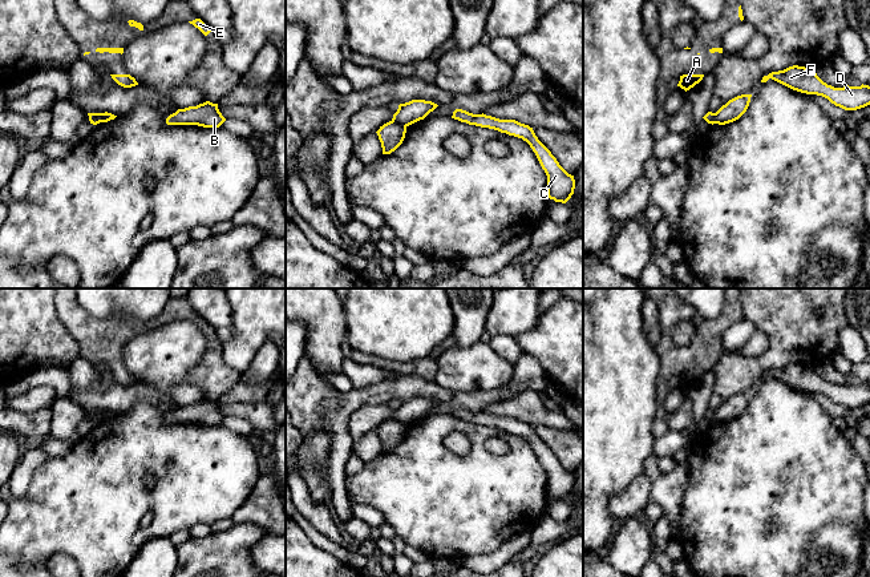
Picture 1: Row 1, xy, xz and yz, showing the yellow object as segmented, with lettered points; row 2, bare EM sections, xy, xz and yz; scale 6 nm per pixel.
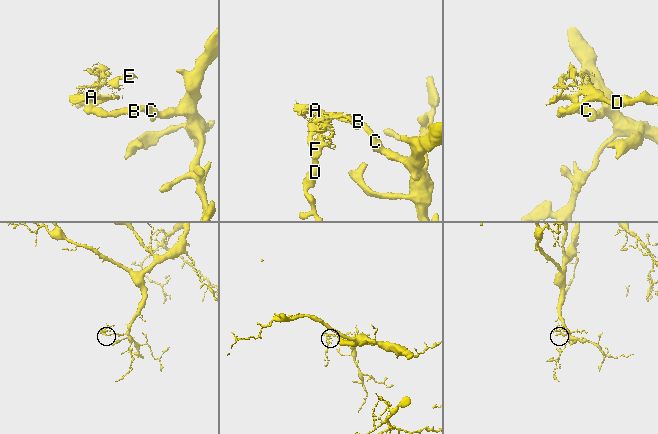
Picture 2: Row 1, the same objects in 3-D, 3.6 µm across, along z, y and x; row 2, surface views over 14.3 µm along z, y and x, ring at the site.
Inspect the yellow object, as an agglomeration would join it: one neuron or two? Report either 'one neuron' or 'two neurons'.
two neurons

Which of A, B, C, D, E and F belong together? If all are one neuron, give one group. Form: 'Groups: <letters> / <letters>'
Groups: A D E F / B C

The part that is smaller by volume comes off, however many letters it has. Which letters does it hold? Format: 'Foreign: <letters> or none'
Foreign: A, D, E, F

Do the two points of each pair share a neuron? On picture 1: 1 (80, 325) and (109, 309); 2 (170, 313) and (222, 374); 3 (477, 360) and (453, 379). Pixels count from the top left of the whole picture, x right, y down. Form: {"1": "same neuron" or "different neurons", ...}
{"1": "different neurons", "2": "same neuron", "3": "same neuron"}

